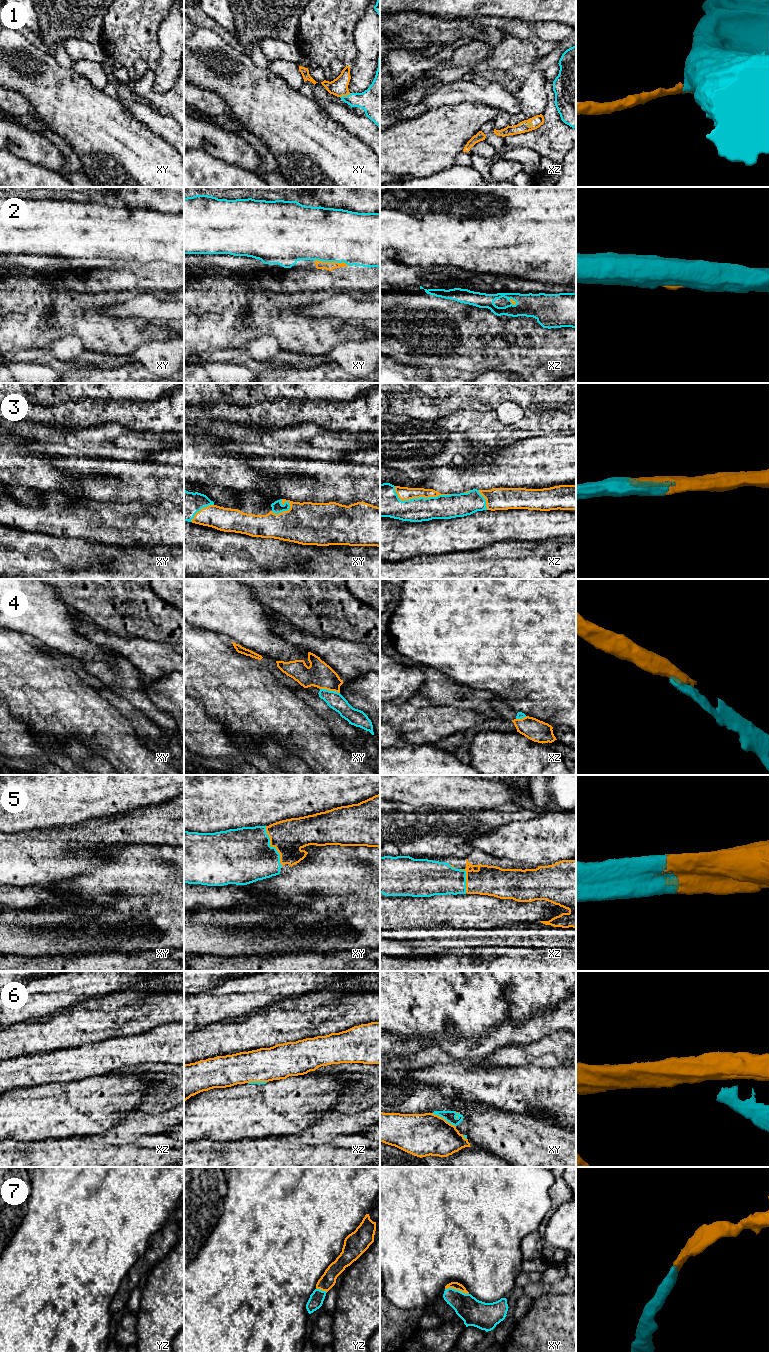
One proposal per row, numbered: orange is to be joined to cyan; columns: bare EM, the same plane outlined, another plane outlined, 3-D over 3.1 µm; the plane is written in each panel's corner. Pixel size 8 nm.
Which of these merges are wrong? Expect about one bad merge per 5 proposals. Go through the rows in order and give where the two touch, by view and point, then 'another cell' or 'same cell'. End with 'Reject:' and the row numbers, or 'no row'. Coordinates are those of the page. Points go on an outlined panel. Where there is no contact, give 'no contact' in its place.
1: meets cyan in xy at (345, 96); same cell
2: meets cyan in xy at (332, 261); same cell
3: meets cyan in xz at (419, 498); same cell
4: meets cyan in xy at (330, 691); same cell
5: meets cyan in xy at (272, 847); same cell
6: meets cyan in xy at (444, 1118); another cell
7: meets cyan in xy at (457, 1290); same cell
Reject: 6

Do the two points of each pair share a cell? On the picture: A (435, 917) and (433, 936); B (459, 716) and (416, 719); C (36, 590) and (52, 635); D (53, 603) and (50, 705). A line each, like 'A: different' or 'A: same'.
A: different
B: same
C: same
D: different

